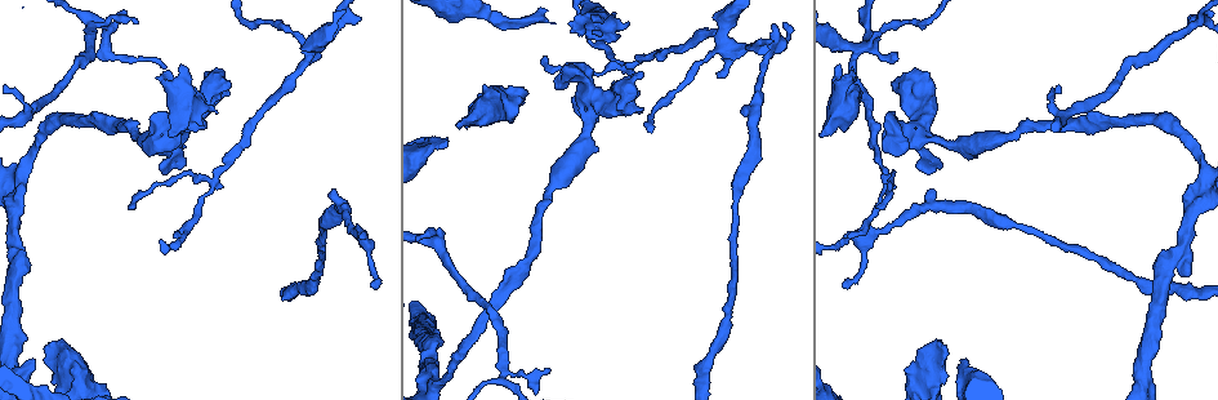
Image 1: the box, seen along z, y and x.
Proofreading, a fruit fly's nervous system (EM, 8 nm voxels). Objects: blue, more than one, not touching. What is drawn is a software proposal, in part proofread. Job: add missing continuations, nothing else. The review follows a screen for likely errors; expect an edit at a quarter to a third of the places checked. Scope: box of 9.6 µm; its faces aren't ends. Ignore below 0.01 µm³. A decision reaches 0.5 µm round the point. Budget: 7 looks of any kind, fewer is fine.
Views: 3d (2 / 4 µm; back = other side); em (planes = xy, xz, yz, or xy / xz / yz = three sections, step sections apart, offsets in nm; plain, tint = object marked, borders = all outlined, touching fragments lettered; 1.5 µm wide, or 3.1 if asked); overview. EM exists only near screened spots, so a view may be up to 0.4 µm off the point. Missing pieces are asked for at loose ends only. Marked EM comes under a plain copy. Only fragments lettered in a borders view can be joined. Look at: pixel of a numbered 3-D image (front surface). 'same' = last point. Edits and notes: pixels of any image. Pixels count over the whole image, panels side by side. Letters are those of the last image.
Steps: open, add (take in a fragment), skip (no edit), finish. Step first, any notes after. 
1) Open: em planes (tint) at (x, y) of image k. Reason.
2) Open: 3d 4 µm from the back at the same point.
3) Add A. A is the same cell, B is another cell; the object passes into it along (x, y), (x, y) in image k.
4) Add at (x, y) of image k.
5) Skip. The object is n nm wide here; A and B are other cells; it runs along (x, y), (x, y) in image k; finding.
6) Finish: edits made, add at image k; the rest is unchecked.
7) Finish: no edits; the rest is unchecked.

Open: em yz step 4 (tint) at (782, 24) of image 1.

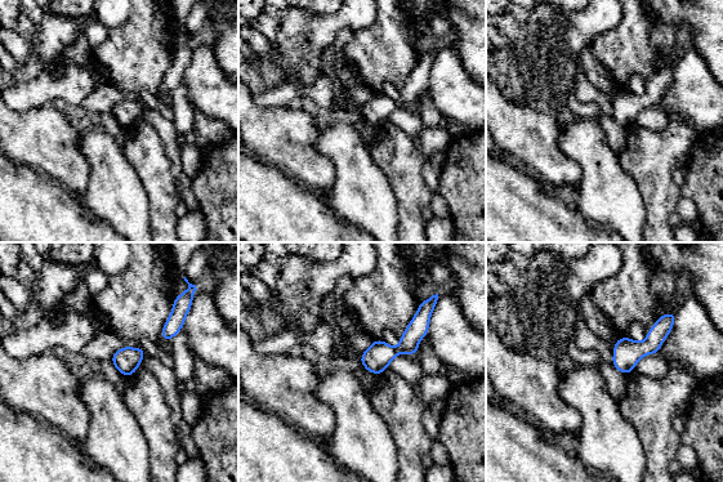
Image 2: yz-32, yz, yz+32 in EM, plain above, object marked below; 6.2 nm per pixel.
Open: em planes (borders) at the same point. Cut it another way.

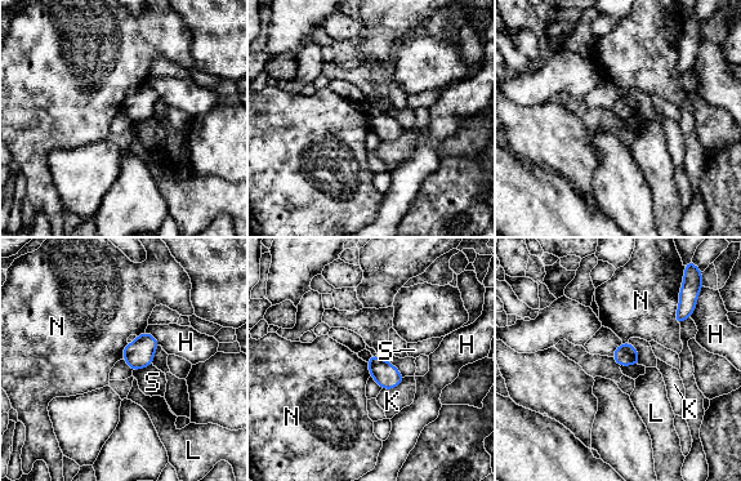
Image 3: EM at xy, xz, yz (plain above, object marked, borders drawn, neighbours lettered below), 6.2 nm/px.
Skip. H, K, L, N and S are other cells; a border runs along (681, 289), (674, 320), (675, 325) in image 3; no lettered fragment goes on from it.

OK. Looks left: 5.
Open: em xz step 4 (borders) at (893, 81) of image 1. Branch stops here.

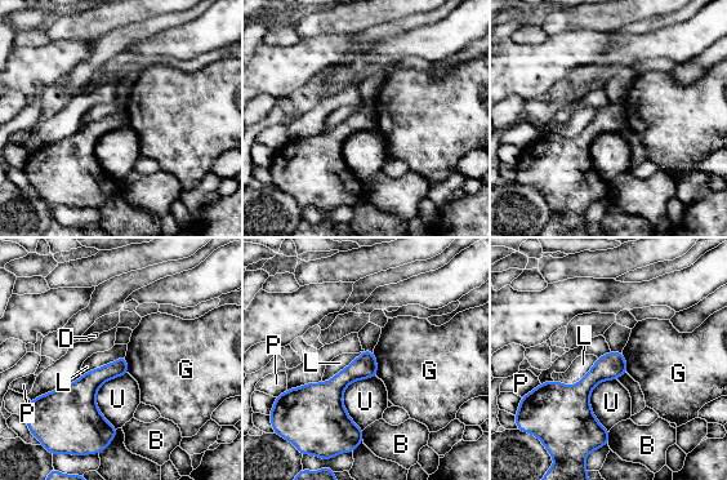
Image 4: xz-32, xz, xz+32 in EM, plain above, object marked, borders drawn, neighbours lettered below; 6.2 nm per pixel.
Skip. B, D, G, L, P and U are other cells; a border runs along (597, 358), (578, 382), (554, 381) in image 4; no lettered fragment goes on from it.

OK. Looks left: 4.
Open: 3d 4 µm at (58, 340) of image 1. Thick end.

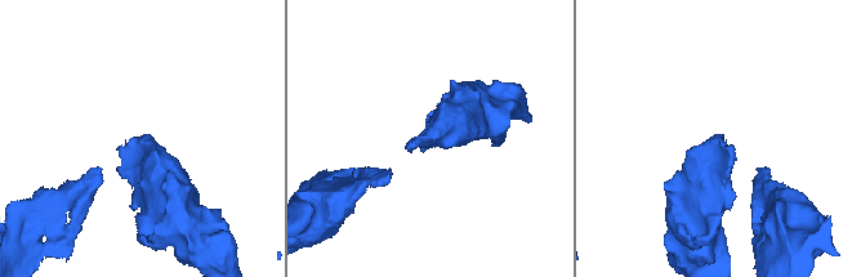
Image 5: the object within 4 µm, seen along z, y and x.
Open: em planes (borders) at (144, 138) of image 5.

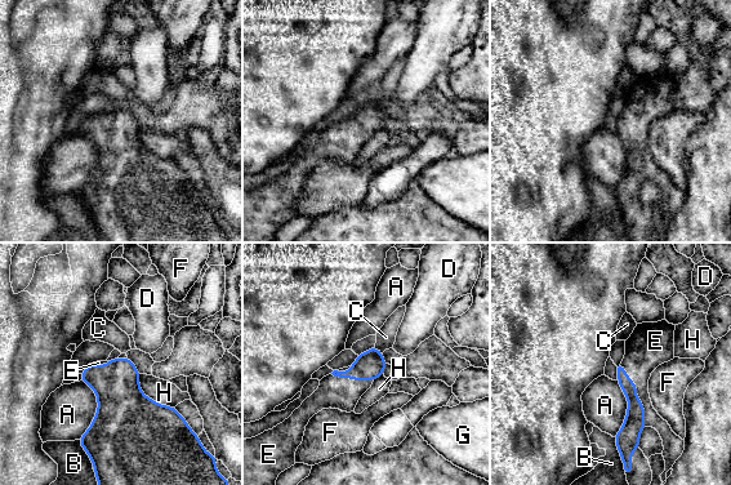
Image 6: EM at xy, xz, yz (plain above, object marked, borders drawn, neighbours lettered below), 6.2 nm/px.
Add E. E is the same cell, A, B, C, D, F, G and H are other cells; the cell continues.

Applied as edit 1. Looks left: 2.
Finish: edits made, add at image 6; the rest is unchecked.

